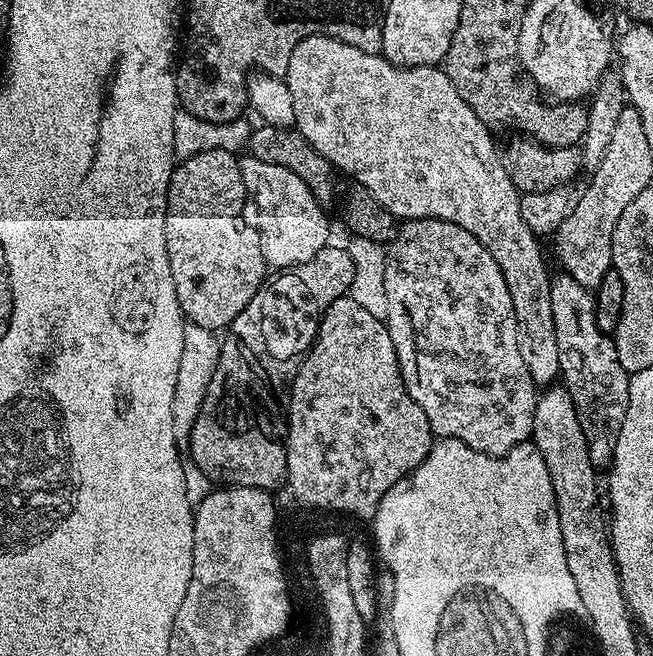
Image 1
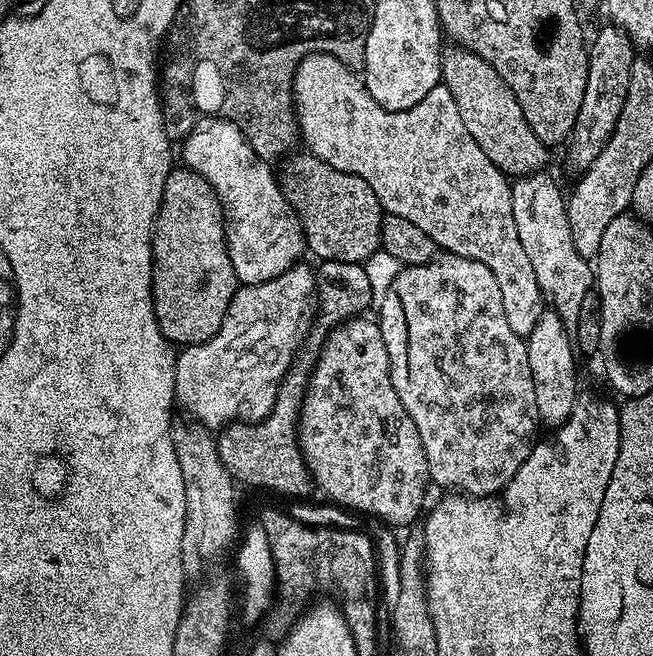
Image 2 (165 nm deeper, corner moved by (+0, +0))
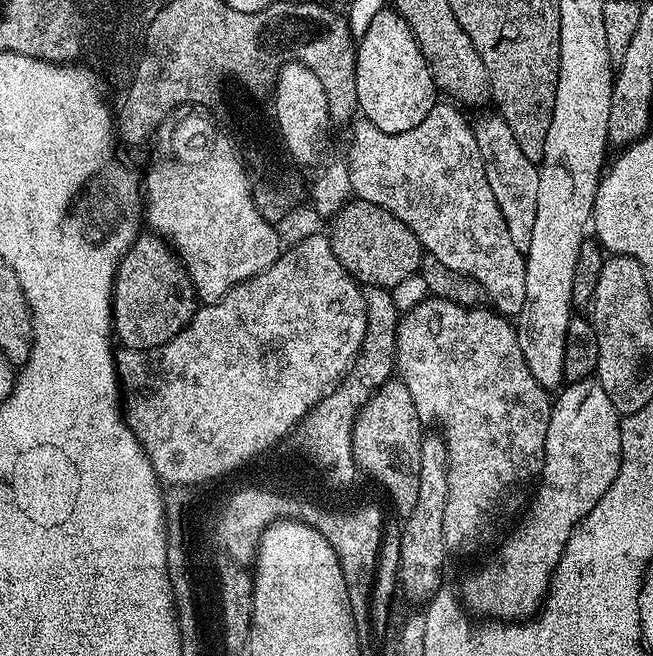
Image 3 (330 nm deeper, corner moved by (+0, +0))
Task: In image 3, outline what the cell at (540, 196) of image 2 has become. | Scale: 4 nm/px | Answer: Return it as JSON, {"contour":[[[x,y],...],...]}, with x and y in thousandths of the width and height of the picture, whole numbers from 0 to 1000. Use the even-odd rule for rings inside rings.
{"contour":[[[763,174],[741,177],[727,184],[726,200],[732,229],[738,235],[738,247],[744,259],[744,277],[750,277],[750,290],[757,294],[757,308],[763,308],[763,320],[769,320],[769,332],[775,332],[775,352],[781,355],[781,369],[793,375],[793,381],[807,386],[812,375],[812,357],[818,357],[818,332],[824,326],[824,265],[822,245],[806,241],[781,192]]]}

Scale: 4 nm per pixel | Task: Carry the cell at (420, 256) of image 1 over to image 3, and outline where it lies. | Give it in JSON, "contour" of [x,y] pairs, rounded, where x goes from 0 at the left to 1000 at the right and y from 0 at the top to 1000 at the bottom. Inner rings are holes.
{"contour":[[[662,451],[645,460],[640,466],[634,466],[625,476],[617,477],[613,485],[613,494],[606,500],[605,566],[609,569],[611,579],[622,588],[622,595],[628,595],[628,607],[634,607],[634,625],[640,631],[645,648],[666,649],[672,654],[683,674],[683,686],[686,688],[689,759],[683,759],[683,790],[677,796],[680,834],[688,843],[706,841],[711,848],[720,846],[721,841],[738,840],[752,823],[761,822],[760,825],[764,825],[773,816],[779,800],[798,785],[799,776],[806,768],[806,756],[802,762],[802,742],[813,732],[816,736],[825,727],[827,712],[833,707],[836,655],[842,649],[842,631],[845,630],[845,617],[848,614],[841,593],[832,591],[818,576],[818,570],[812,570],[812,558],[806,558],[806,546],[799,546],[799,527],[793,527],[793,515],[790,514],[786,489],[752,468],[747,468],[749,471],[741,468],[718,466],[715,463],[704,463],[698,457],[678,457],[675,451]]]}

